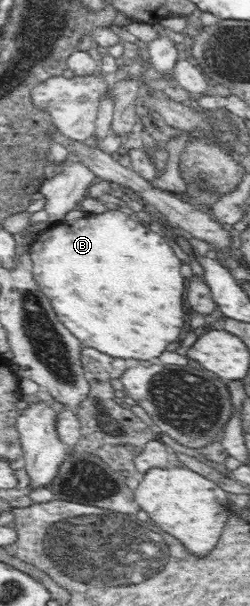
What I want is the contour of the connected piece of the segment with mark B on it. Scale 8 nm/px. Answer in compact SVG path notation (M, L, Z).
M108 210L100 214L86 214L82 218L70 220L68 223L64 221L40 232L37 238L29 243L27 249L31 259L31 275L34 276L35 283L38 284L43 295L50 299L50 304L59 321L84 343L83 347L94 347L112 357L136 359L140 363L144 361L144 364L148 364L160 357L160 354L166 351L166 345L170 341L178 339L182 327L187 325L187 315L182 311L182 297L187 289L186 279L180 274L182 261L174 254L172 247L164 241L164 235L160 237L158 230L150 231L150 228L144 227L144 224L140 225L138 221L132 219L132 215L129 216L119 210Z

